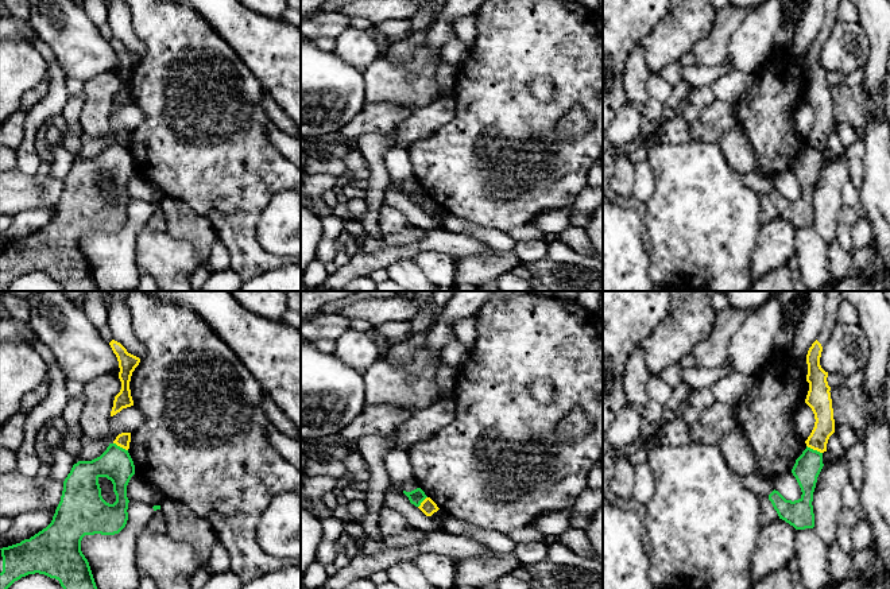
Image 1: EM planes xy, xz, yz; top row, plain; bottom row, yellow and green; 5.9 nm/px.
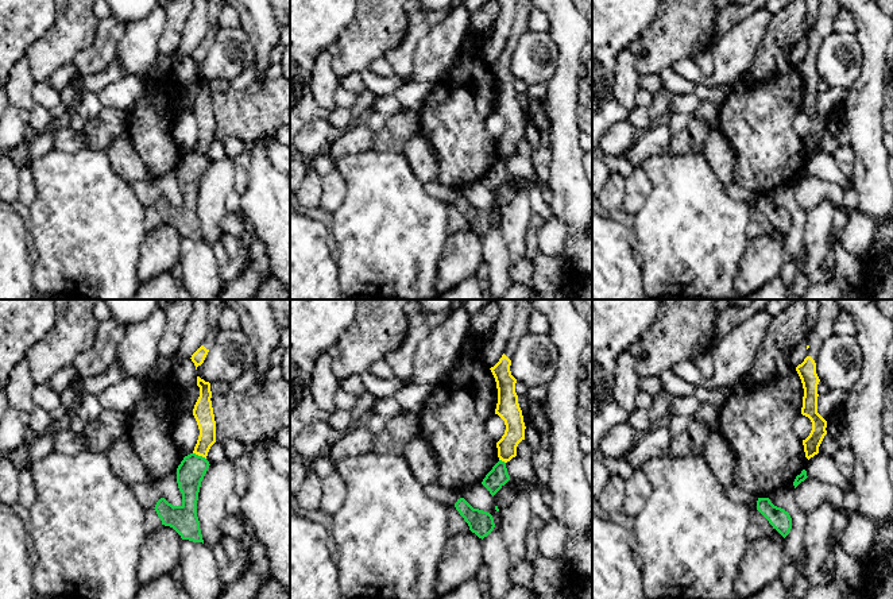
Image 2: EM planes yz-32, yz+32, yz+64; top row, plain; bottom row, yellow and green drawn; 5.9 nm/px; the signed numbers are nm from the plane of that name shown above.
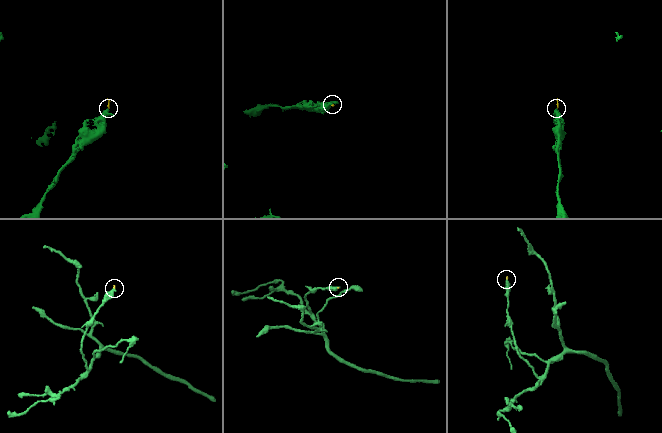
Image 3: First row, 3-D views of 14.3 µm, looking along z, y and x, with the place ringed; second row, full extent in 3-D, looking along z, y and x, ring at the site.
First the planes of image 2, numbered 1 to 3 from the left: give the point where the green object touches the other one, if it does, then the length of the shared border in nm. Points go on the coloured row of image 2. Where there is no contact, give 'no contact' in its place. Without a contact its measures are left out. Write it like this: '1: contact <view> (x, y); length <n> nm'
1: contact yz-32 (200, 455); length 90 nm
2: contact yz+32 (502, 460); length 50 nm
3: no contact

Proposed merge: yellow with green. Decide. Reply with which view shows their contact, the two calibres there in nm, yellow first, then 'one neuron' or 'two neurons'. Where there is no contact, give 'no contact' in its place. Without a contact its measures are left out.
yz | 130/160 nm | two neurons

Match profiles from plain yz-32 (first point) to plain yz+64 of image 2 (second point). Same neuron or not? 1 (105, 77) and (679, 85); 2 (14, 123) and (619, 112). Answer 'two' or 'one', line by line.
1: one
2: two

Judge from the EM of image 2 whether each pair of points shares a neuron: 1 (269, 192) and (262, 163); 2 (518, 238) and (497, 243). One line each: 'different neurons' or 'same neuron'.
1: same neuron
2: different neurons

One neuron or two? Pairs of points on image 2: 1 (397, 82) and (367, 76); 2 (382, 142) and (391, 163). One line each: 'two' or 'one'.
1: one
2: two

